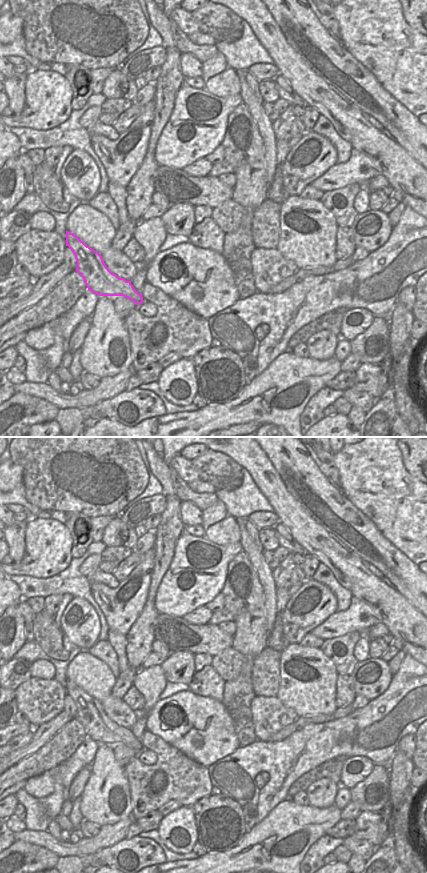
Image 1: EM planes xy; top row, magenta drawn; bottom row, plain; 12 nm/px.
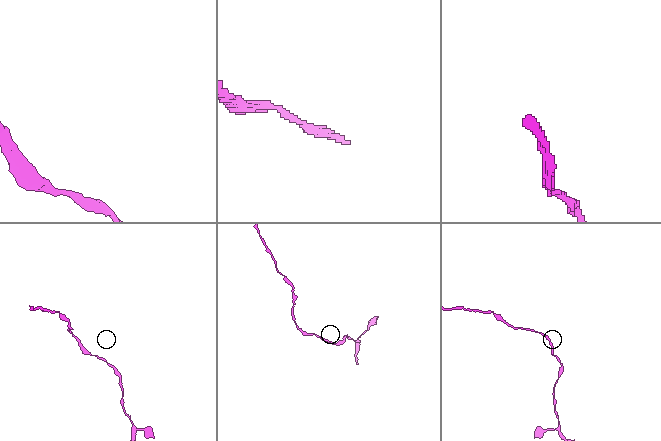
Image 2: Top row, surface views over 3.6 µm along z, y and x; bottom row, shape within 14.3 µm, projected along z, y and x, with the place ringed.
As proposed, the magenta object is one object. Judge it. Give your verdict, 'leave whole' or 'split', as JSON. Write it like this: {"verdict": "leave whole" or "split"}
{"verdict": "leave whole"}

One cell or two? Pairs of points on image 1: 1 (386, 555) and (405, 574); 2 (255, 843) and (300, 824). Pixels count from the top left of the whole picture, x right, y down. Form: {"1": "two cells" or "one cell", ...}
{"1": "one cell", "2": "one cell"}

